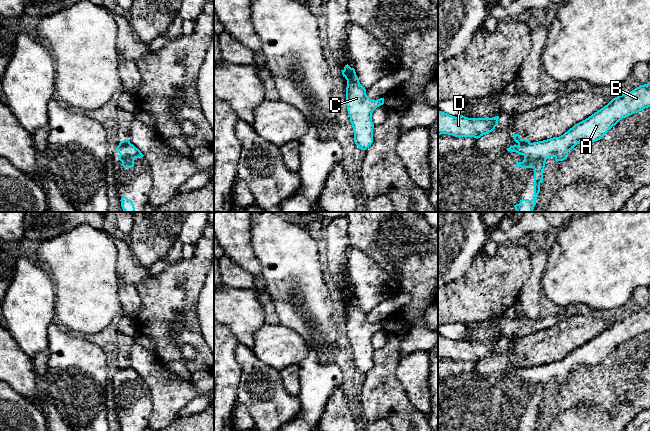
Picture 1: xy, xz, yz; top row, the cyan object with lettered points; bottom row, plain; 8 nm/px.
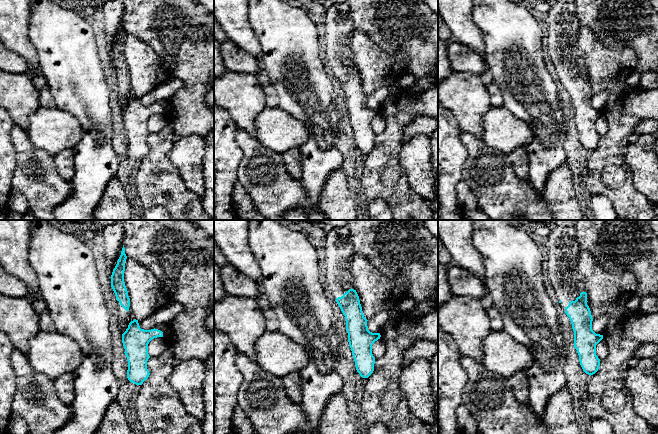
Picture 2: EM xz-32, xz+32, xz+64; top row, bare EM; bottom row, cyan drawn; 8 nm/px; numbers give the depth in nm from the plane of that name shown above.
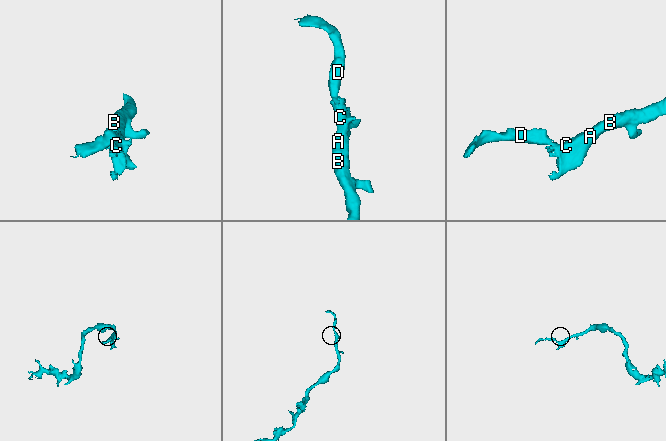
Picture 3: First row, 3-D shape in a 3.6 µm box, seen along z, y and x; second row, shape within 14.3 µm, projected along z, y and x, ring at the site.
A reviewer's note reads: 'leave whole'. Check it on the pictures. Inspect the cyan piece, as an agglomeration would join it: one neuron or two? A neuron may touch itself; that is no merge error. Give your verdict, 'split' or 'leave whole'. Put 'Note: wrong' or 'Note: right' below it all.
split
Note: wrong

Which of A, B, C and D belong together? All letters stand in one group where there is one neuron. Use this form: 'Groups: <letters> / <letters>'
Groups: A B C / D

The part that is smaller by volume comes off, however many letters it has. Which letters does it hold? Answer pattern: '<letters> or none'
D

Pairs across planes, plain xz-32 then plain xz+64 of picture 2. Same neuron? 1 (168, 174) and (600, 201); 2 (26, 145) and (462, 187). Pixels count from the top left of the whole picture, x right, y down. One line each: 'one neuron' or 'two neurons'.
1: two neurons
2: two neurons

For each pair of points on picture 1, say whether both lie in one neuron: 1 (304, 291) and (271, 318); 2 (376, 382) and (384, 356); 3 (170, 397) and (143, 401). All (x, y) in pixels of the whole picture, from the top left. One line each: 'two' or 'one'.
1: two
2: one
3: two

